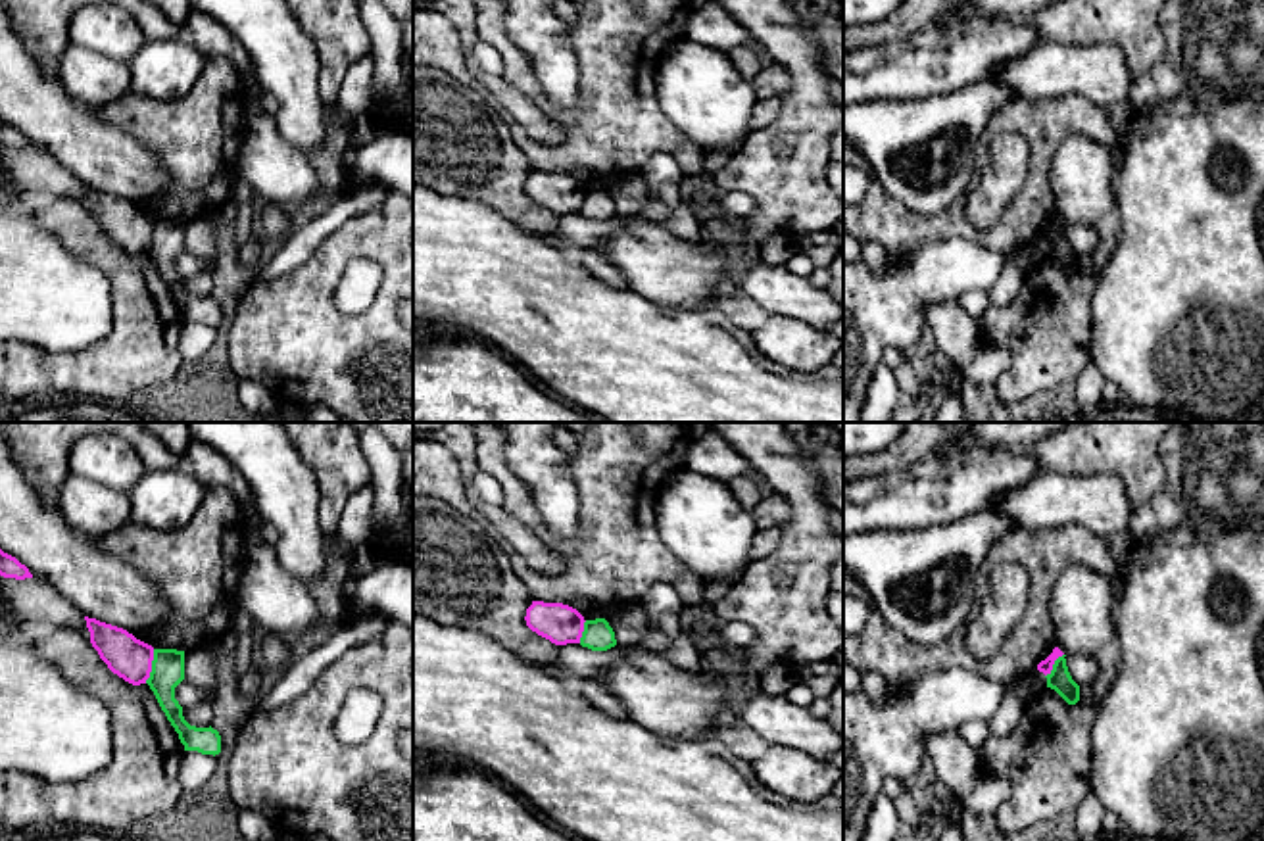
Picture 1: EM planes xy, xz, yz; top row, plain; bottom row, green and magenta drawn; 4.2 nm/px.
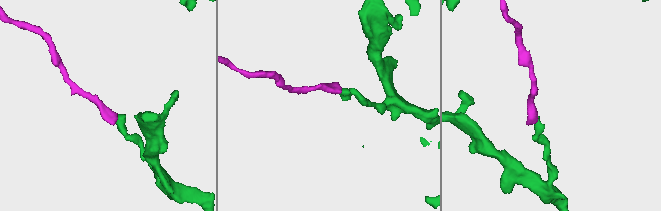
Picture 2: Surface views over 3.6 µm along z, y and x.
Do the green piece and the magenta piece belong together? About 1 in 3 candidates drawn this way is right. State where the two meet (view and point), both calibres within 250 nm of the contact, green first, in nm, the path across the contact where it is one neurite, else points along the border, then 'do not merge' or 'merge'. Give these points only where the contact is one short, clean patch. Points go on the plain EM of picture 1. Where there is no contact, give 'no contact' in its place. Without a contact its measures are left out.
xy (152, 237) | 140/180 nm | along xy (154, 219), (150, 246), (145, 252) | do not merge

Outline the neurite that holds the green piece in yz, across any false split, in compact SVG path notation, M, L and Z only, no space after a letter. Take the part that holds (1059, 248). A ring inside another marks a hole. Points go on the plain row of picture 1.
M1058 227L1045 246L1047 257L1055 259L1068 275L1076 275L1080 271L1080 255L1072 250L1064 227Z

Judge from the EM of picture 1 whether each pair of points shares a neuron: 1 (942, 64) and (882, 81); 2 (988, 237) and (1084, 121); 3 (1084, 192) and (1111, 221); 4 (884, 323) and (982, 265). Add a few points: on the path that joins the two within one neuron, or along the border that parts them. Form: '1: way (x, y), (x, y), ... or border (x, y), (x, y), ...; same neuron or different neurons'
1: way (926, 64), (898, 70); same neuron
2: way (1022, 212), (1036, 198), (1042, 148), (1049, 141); same neuron
3: border (1115, 208), (1097, 227); different neurons
4: way (905, 298), (928, 275), (957, 265); same neuron

